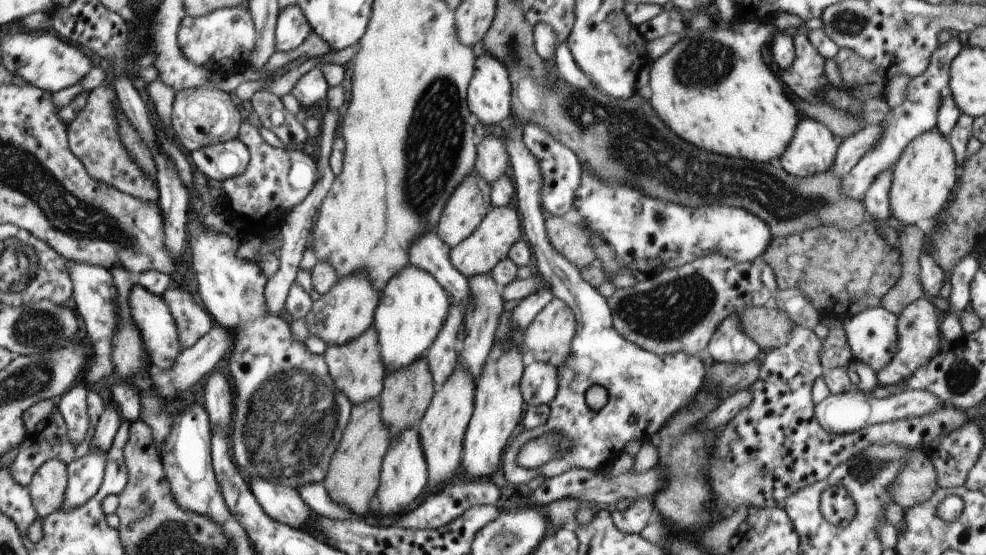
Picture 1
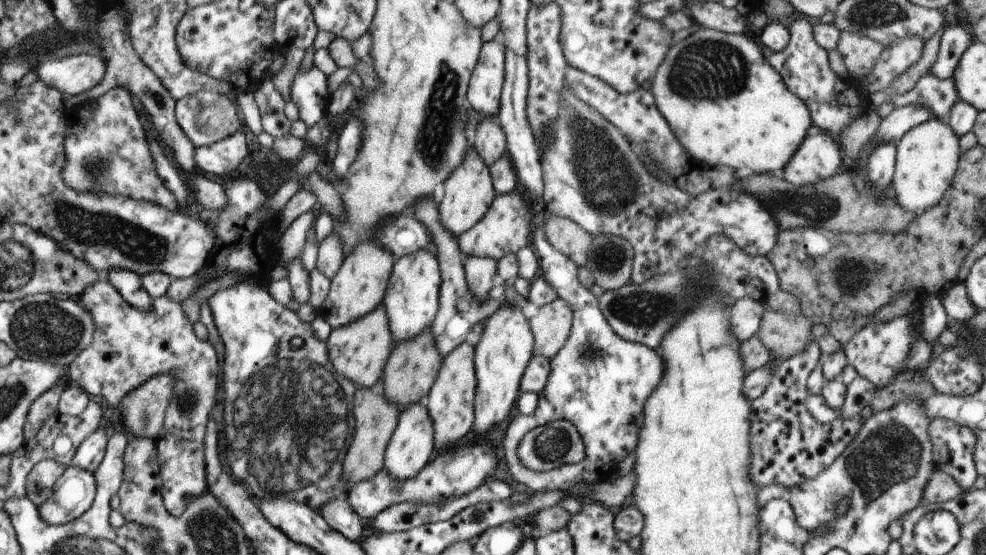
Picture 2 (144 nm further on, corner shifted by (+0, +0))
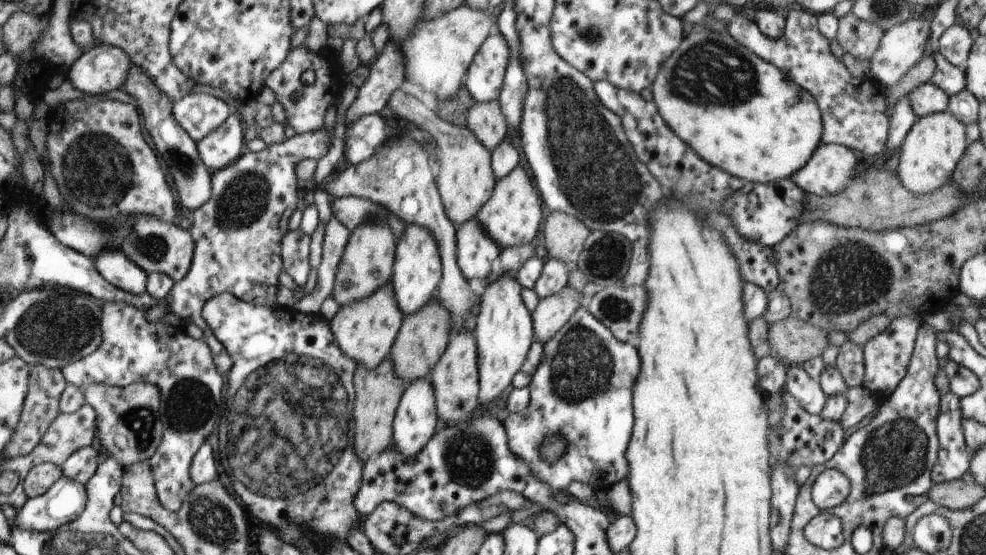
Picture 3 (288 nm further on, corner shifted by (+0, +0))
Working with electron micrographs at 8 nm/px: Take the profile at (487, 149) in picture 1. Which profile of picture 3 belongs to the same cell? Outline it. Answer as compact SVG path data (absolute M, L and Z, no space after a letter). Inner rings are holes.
M491 100L485 104L473 104L467 112L465 128L473 132L473 136L493 152L507 138L507 124L501 114L499 100Z

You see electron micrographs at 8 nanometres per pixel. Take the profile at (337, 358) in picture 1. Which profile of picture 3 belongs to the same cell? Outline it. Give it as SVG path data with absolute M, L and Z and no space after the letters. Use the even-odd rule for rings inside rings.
M389 284L379 288L375 294L371 294L365 300L339 308L339 312L329 322L331 334L333 334L341 354L345 358L351 358L357 366L363 366L369 372L375 370L391 354L391 346L399 334L401 324L403 324L403 312L399 310L399 306L395 302L393 286L389 286Z

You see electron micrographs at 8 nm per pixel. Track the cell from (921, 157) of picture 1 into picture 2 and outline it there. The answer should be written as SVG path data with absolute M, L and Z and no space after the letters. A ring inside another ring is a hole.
M931 118L917 128L911 128L897 144L895 172L893 172L893 192L897 208L921 216L925 210L939 204L943 194L953 182L957 164L961 158L959 138L953 134L947 122Z

